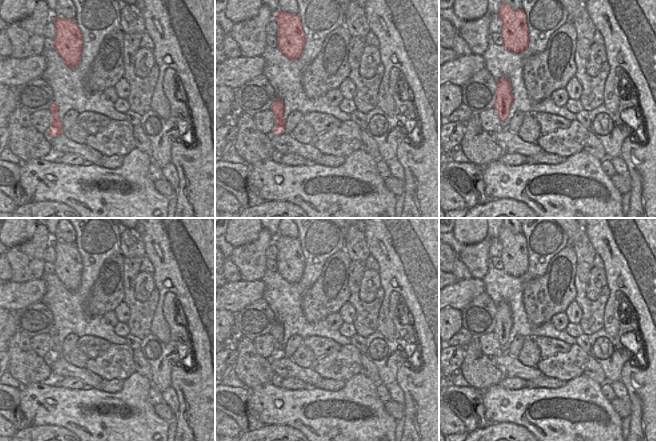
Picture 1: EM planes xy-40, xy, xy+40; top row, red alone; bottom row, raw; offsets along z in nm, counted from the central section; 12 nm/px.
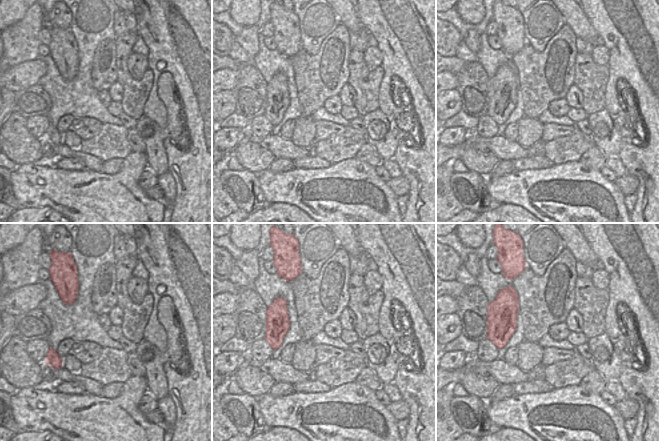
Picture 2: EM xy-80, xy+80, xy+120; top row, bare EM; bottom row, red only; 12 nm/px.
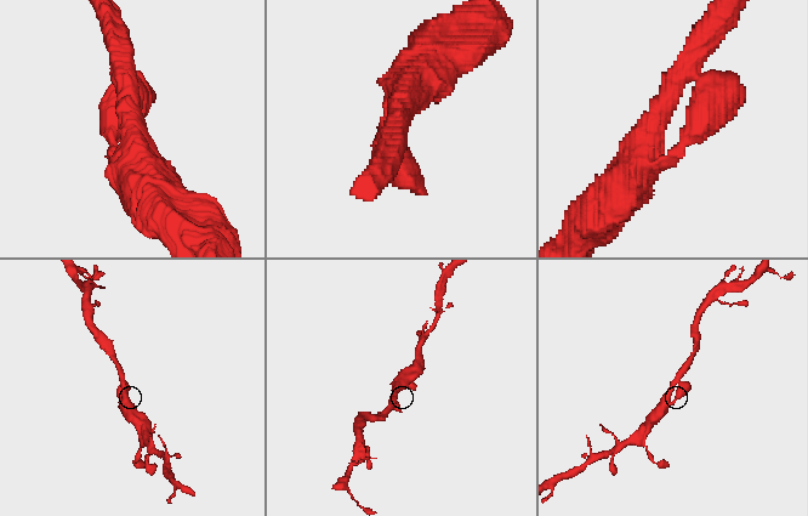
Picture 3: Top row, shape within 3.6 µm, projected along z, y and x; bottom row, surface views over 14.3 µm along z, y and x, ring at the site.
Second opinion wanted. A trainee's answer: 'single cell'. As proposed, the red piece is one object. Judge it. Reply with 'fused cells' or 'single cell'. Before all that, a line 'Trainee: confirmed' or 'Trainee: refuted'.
Trainee: confirmed
single cell

